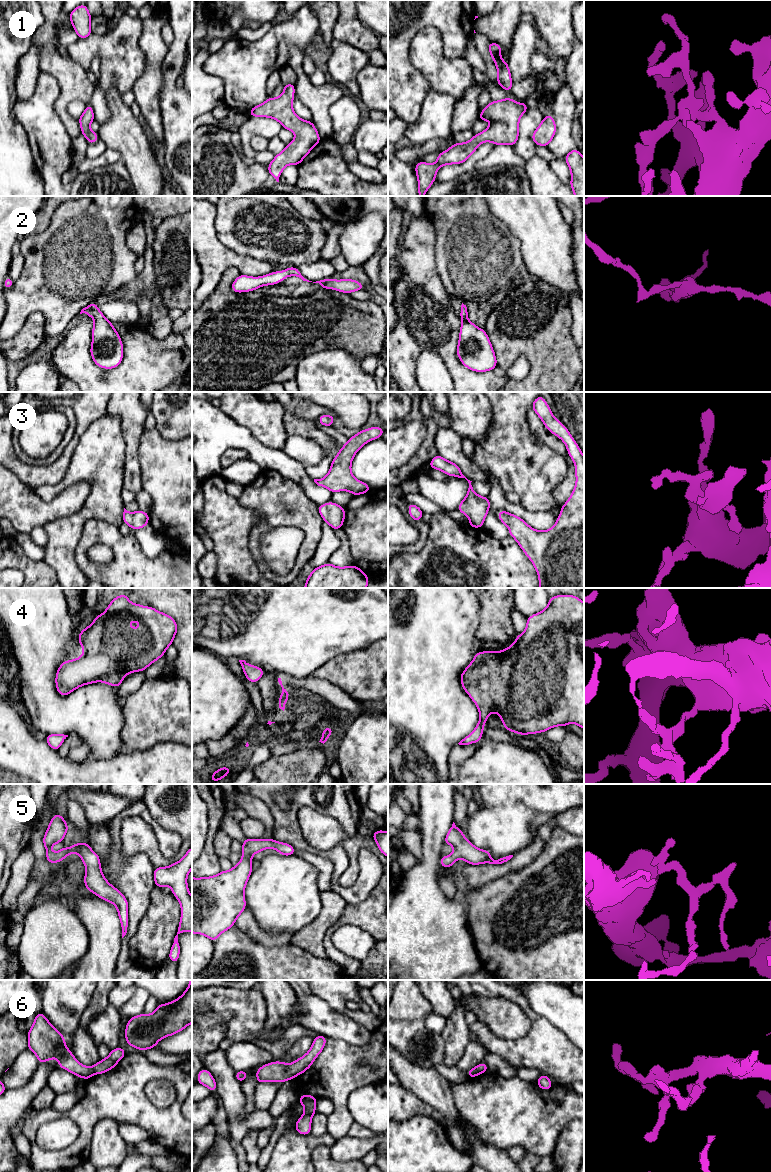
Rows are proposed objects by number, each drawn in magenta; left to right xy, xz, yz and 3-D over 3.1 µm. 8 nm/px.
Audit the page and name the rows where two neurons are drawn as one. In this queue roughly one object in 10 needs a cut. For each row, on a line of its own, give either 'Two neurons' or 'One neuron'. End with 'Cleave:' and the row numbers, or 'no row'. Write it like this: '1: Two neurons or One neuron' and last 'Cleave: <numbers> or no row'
1: One neuron
2: One neuron
3: One neuron
4: One neuron
5: One neuron
6: One neuron
Cleave: no row

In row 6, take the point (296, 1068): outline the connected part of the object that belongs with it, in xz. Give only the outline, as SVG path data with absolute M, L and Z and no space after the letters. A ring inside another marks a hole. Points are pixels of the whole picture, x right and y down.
M317 1035L310 1050L291 1064L276 1061L261 1066L256 1071L257 1082L263 1083L274 1081L283 1083L287 1080L292 1080L295 1076L301 1075L311 1067L316 1057L322 1052L326 1040L327 1037Z

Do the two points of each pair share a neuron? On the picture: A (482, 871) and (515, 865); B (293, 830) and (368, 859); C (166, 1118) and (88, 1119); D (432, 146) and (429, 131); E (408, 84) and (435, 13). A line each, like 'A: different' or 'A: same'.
A: same
B: same
C: same
D: different
E: same

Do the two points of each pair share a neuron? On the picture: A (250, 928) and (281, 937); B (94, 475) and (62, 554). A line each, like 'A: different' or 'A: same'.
A: same
B: same

